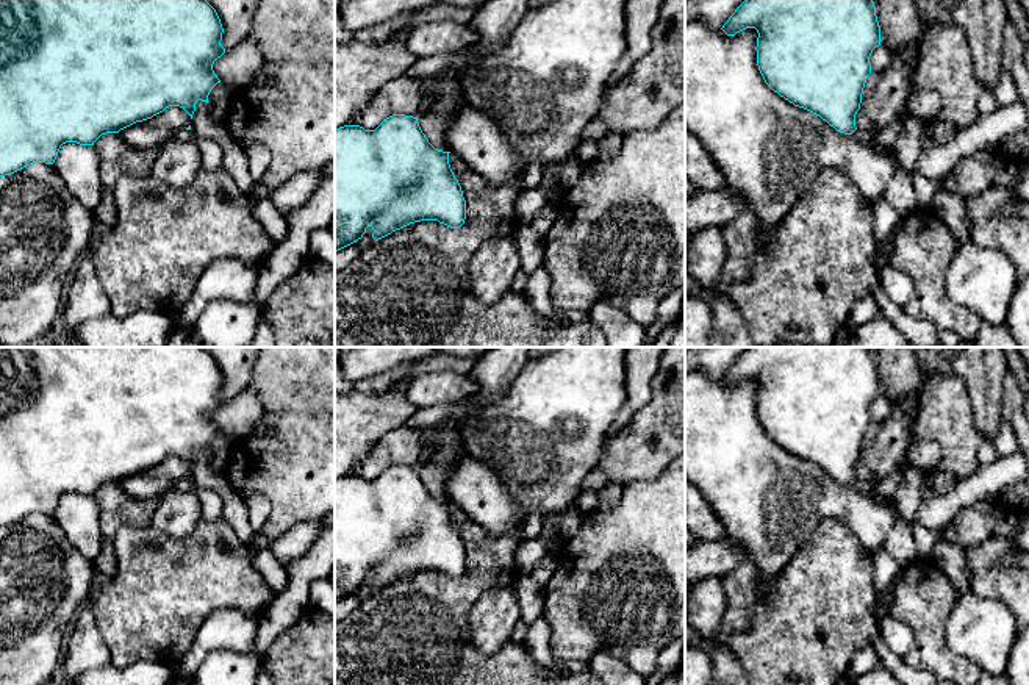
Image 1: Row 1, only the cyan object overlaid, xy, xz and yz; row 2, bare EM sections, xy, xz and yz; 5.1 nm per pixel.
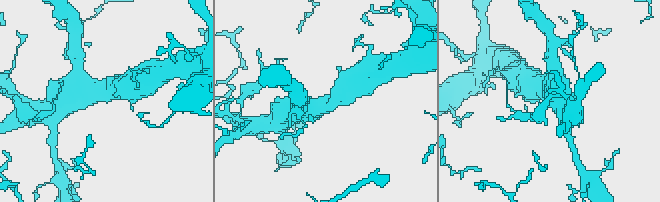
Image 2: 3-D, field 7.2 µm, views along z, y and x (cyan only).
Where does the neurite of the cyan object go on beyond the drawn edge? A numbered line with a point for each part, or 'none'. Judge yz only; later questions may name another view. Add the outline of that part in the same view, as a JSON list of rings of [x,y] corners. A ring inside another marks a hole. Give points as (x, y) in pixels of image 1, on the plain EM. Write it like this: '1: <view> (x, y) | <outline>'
1: yz (865, 488) | [[[855,480],[852,483],[854,490],[857,490],[859,493],[873,497],[874,500],[877,500],[879,504],[885,504],[887,507],[896,508],[895,499],[893,497],[882,497],[879,494],[874,493],[874,485],[868,483],[868,482],[862,482],[862,480]]]

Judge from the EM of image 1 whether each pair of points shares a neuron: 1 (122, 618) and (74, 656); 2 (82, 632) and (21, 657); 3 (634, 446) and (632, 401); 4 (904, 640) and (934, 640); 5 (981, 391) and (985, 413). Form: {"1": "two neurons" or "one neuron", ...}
{"1": "two neurons", "2": "two neurons", "3": "two neurons", "4": "two neurons", "5": "one neuron"}

